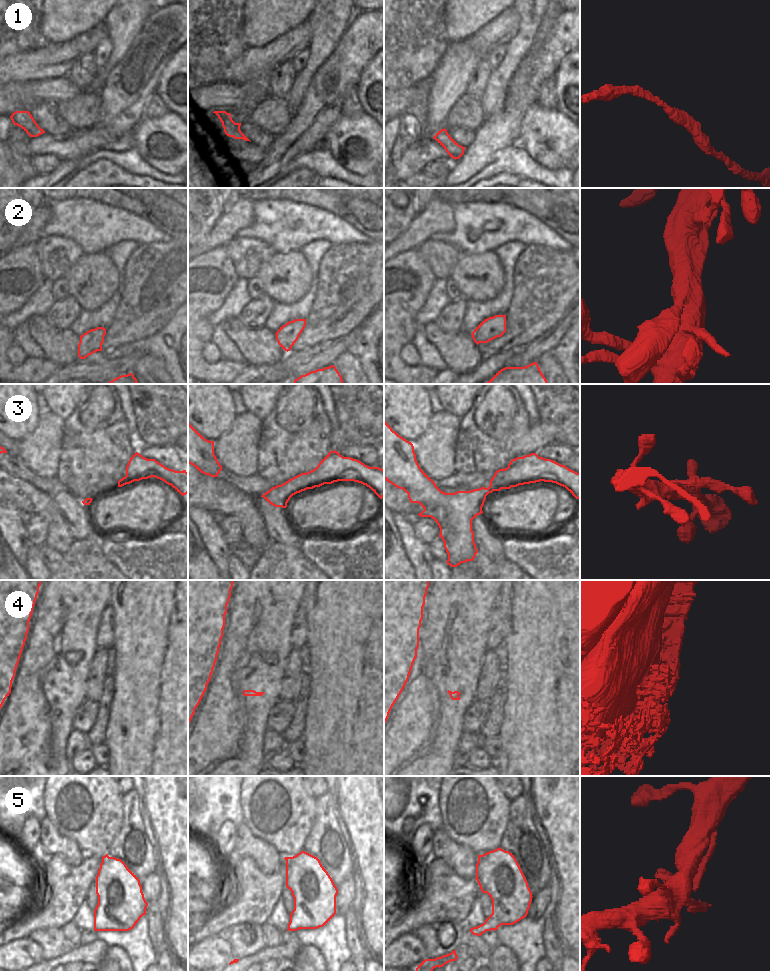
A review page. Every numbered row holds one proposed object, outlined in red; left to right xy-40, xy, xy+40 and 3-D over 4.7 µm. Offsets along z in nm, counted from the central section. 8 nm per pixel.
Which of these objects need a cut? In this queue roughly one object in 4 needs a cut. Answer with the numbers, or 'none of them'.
5.

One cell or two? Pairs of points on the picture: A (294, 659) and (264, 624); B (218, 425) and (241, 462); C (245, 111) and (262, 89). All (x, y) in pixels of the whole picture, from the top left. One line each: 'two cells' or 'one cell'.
A: two cells
B: two cells
C: one cell

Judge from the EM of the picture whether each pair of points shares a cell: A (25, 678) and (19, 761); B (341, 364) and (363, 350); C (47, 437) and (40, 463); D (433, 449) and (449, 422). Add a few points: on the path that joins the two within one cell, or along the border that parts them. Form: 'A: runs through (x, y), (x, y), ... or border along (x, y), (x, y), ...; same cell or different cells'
A: runs through (19, 699), (19, 740); same cell
B: border along (346, 350), (357, 358), (364, 373); different cells
C: runs through (45, 443), (41, 449), (41, 457); same cell
D: runs through (438, 442), (442, 429); same cell

